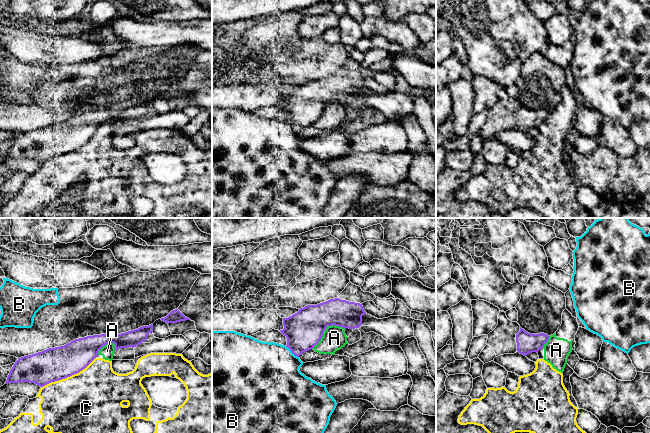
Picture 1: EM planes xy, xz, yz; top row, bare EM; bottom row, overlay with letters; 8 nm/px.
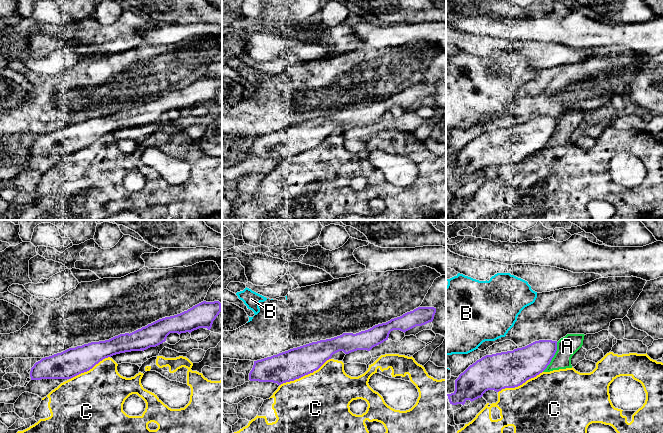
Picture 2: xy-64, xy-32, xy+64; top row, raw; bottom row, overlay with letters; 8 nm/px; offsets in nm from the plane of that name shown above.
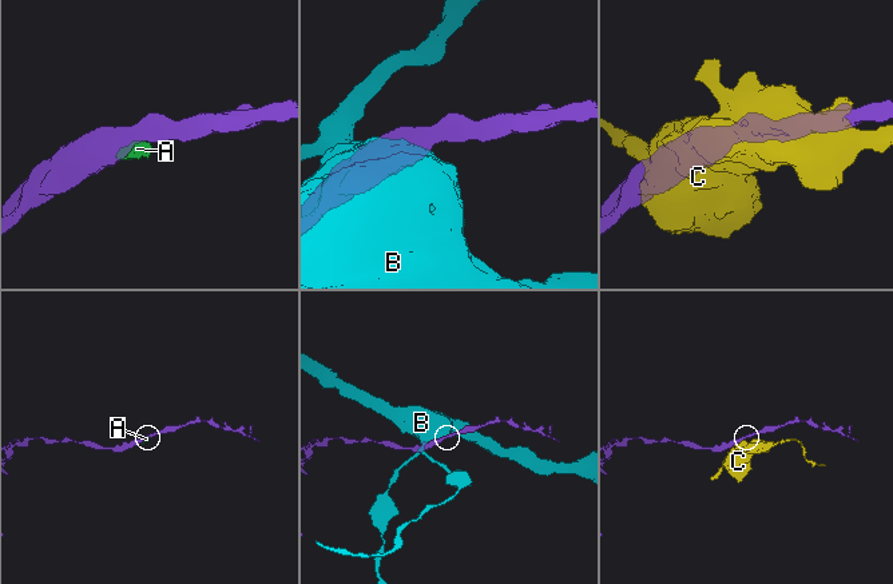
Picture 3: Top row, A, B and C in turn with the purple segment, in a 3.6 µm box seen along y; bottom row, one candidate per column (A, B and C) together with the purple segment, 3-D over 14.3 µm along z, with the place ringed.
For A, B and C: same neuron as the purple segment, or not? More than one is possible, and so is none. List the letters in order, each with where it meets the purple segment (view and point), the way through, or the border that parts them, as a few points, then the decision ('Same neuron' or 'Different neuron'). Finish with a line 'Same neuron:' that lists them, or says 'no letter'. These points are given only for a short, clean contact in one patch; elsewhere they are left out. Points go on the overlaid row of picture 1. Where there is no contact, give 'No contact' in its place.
A: Touches purple at xz (325, 329). Boundary: xz (345, 328), (329, 325), (321, 339), (312, 348). Different neuron
B: Touches purple at xz (292, 352). Same neuron
C: Touches purple at xy (68, 376). Different neuron
Same neuron: B

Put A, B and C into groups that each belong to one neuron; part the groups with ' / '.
A C / B

